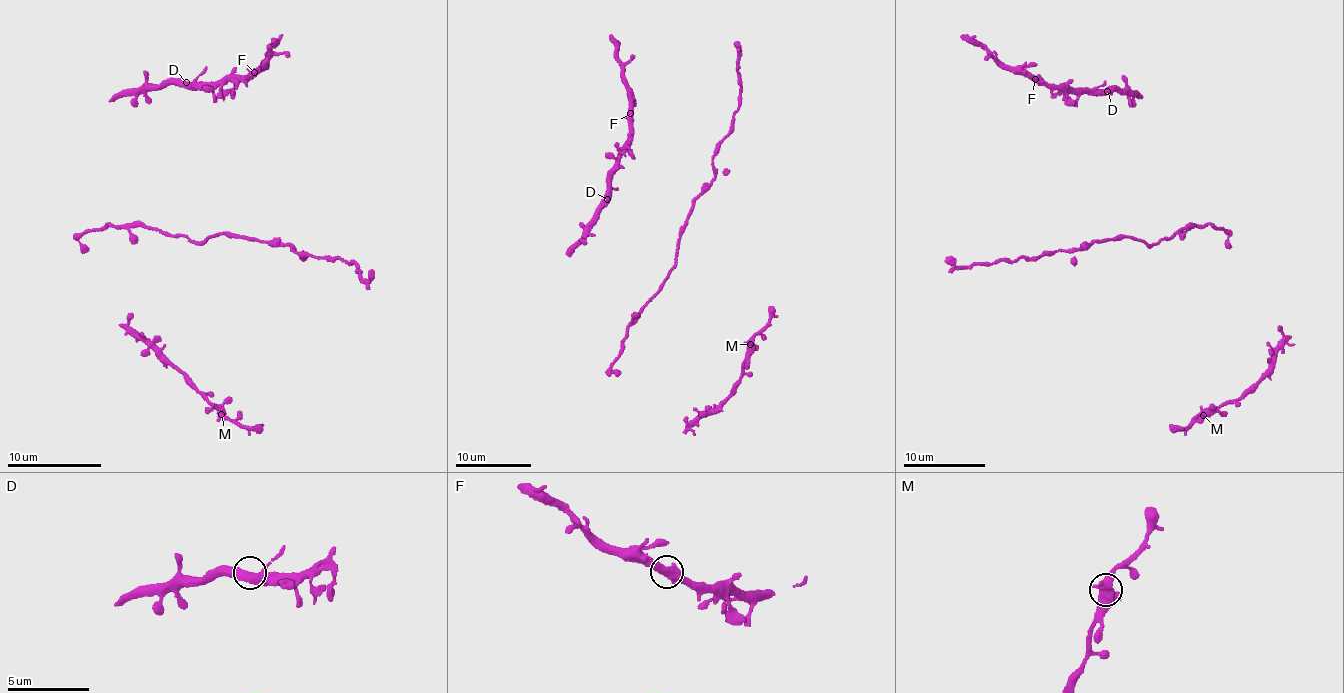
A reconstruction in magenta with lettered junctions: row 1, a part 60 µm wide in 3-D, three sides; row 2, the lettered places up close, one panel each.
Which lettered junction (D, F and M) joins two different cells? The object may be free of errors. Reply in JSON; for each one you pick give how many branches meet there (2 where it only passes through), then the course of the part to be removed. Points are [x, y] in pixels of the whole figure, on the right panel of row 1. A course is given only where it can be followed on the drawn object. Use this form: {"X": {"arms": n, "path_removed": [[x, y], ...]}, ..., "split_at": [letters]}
{"split_at": []}

